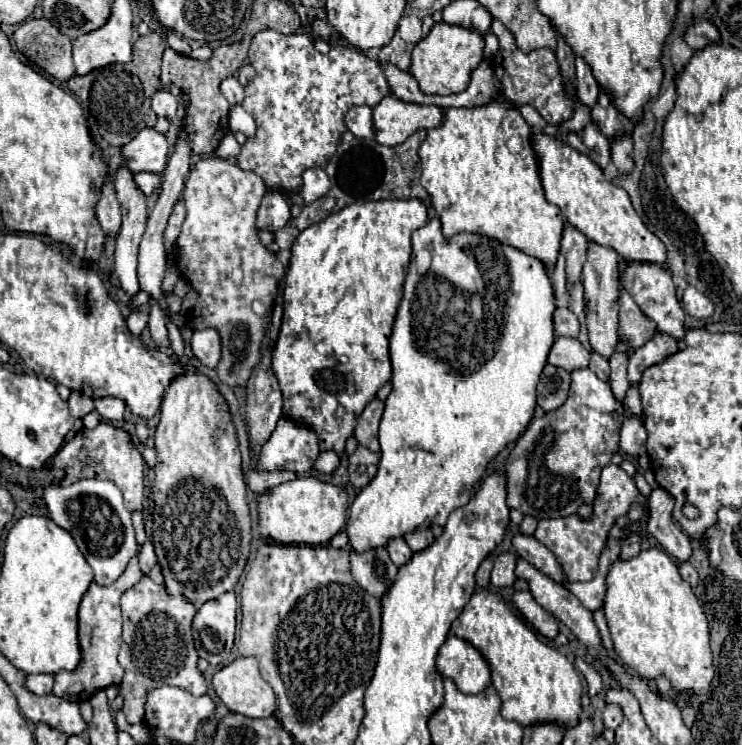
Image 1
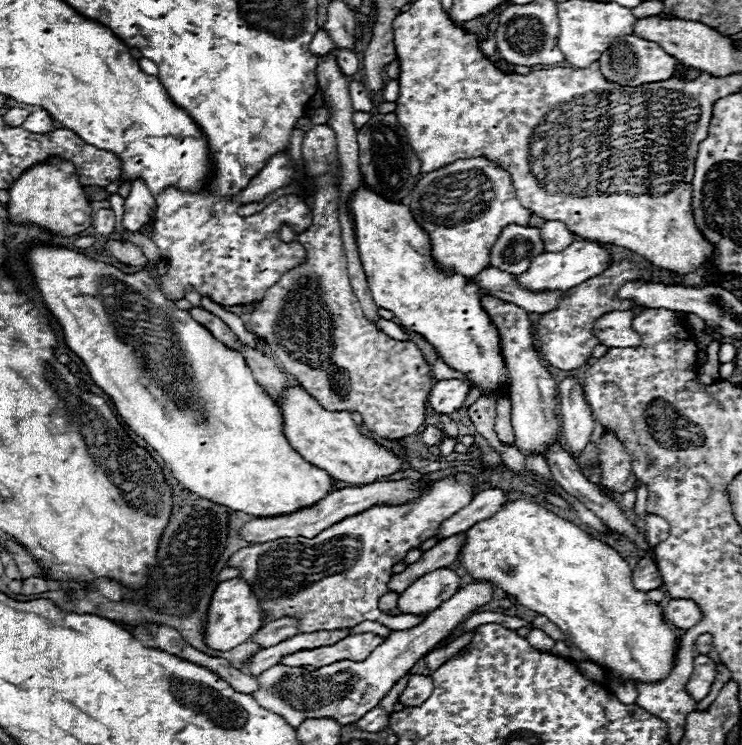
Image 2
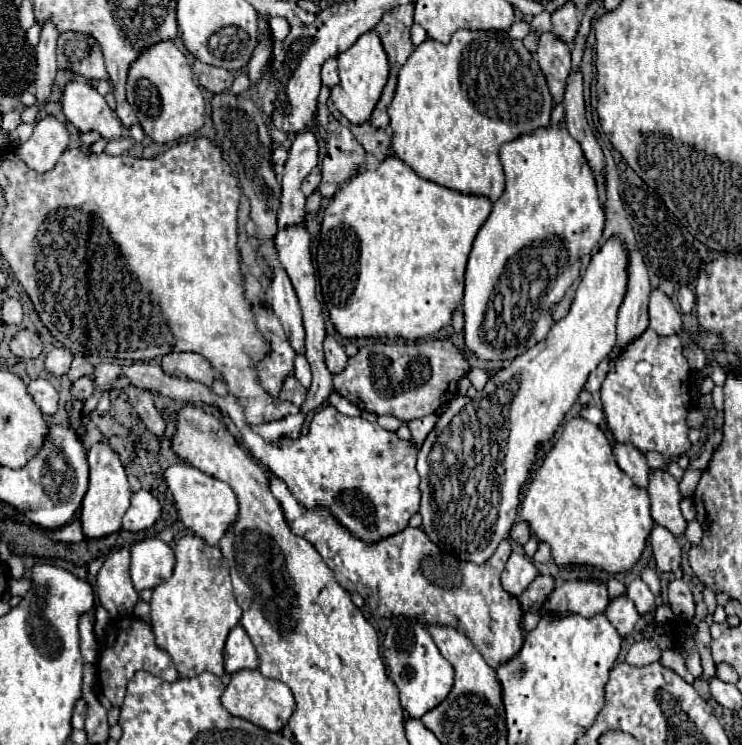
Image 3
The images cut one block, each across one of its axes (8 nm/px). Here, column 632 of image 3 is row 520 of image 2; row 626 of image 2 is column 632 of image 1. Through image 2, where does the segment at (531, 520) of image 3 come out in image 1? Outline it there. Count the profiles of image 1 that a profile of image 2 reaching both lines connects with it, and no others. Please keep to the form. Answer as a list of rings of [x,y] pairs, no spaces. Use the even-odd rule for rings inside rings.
[[[650,548],[646,552],[640,552],[636,558],[628,562],[616,560],[610,568],[606,584],[608,590],[604,598],[604,614],[614,640],[614,650],[622,660],[622,664],[632,668],[646,680],[656,680],[658,676],[666,676],[670,680],[670,686],[680,692],[704,694],[714,678],[708,620],[690,584],[680,578],[678,566],[672,562],[672,558],[664,550]]]

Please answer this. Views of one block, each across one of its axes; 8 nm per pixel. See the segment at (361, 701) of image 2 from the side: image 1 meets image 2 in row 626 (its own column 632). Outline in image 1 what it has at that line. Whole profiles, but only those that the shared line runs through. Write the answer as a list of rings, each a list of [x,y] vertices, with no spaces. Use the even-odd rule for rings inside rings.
[[[628,412],[620,428],[620,450],[630,456],[640,456],[644,452],[644,438],[646,438],[646,430],[642,418]]]

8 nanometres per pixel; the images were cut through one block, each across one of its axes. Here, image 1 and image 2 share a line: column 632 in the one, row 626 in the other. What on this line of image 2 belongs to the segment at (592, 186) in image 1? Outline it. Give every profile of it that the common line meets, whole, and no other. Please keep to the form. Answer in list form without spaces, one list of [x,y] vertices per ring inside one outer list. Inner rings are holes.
[[[242,578],[220,582],[214,592],[210,614],[208,614],[208,636],[206,636],[208,646],[214,650],[230,650],[238,644],[244,644],[262,626],[264,626],[264,614],[260,608],[260,600],[256,598],[250,584]]]

